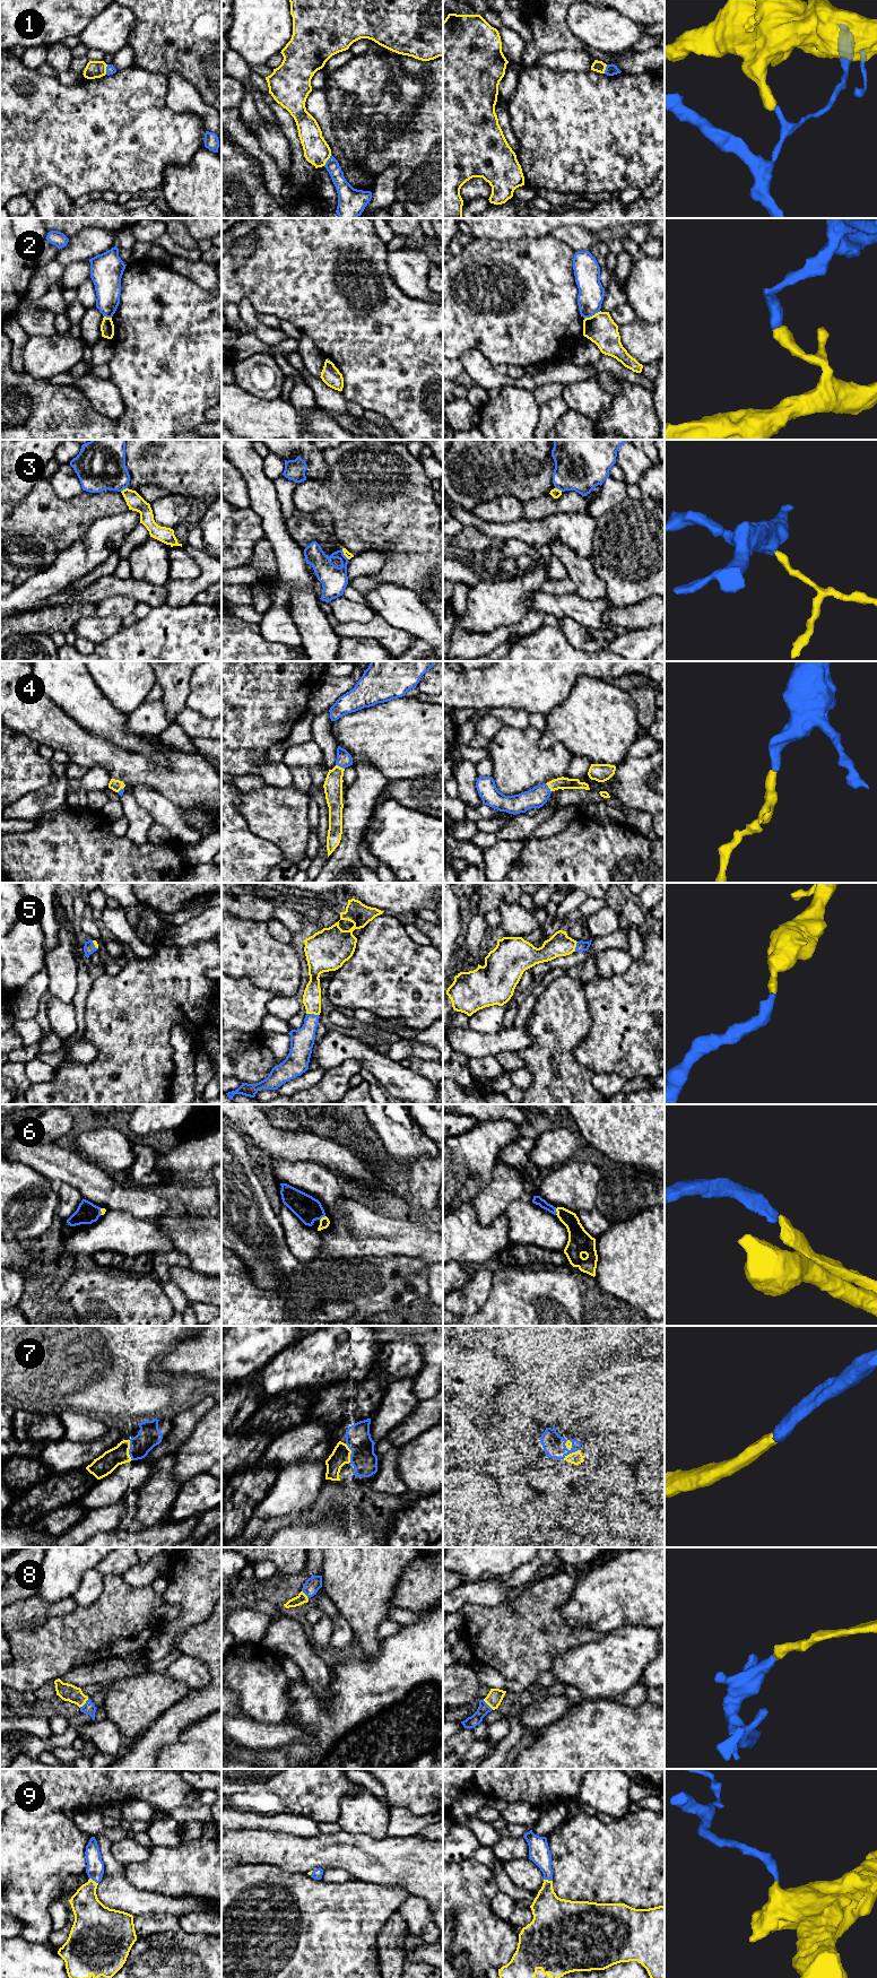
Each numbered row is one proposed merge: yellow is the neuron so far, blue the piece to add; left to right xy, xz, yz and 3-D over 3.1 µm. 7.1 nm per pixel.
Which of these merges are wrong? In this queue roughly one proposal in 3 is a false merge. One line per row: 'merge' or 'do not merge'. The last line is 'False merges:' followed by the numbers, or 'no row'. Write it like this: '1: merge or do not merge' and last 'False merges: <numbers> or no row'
1: do not merge
2: do not merge
3: do not merge
4: merge
5: merge
6: merge
7: merge
8: merge
9: merge
False merges: 1, 2, 3

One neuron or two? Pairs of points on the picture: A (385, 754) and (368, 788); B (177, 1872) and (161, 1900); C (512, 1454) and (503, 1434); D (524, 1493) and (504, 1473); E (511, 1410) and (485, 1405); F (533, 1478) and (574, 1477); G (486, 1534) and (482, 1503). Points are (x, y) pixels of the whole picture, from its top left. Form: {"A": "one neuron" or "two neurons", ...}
{"A": "two neurons", "B": "two neurons", "C": "one neuron", "D": "one neuron", "E": "two neurons", "F": "one neuron", "G": "two neurons"}

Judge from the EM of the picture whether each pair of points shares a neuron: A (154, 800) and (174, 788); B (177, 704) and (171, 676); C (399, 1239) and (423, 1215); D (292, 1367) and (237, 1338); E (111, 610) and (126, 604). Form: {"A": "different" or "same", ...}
{"A": "different", "B": "same", "C": "different", "D": "different", "E": "same"}

